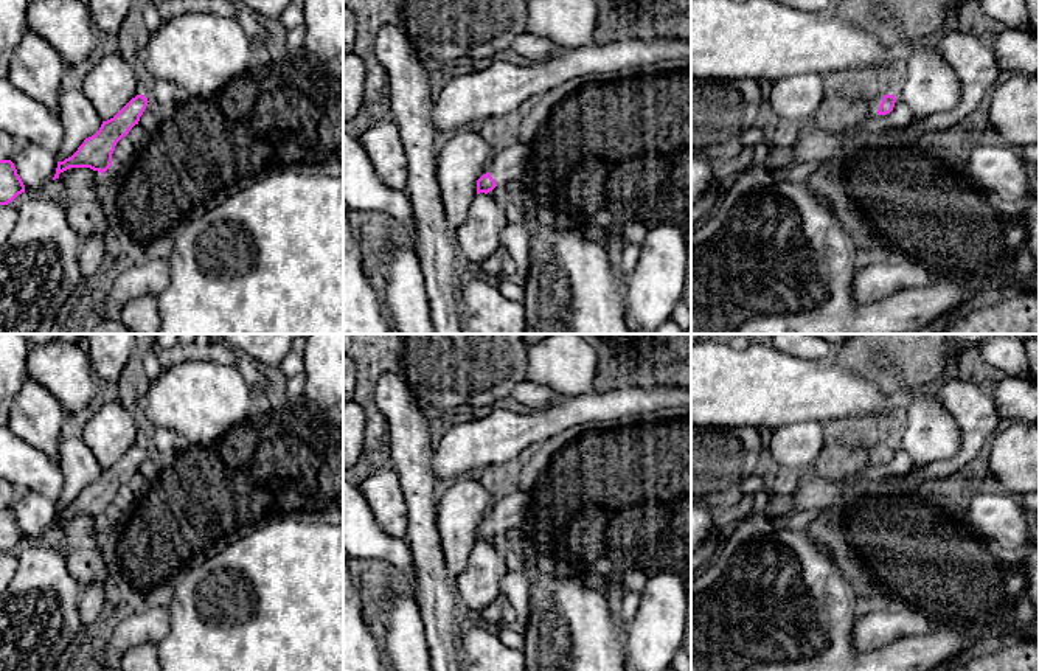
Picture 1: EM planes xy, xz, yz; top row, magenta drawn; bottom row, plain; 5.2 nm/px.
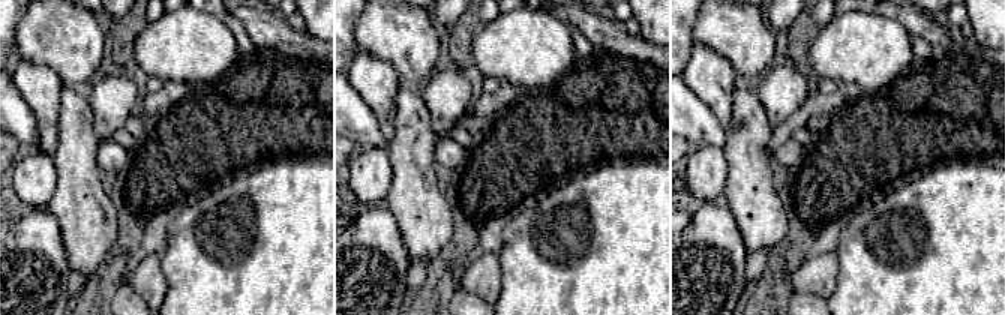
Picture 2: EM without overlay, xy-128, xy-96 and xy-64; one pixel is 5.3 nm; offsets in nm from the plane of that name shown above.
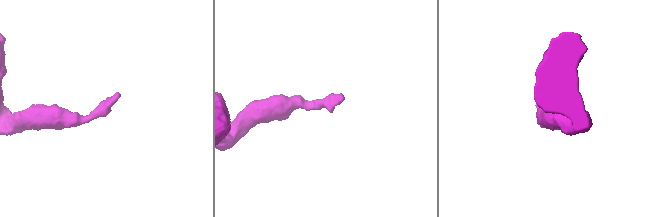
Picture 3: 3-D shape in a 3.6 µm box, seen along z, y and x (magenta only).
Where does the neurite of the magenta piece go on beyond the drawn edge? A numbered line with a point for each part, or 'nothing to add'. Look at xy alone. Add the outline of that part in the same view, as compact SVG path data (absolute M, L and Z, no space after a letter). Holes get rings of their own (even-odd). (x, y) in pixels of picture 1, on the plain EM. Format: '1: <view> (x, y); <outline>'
nothing to add

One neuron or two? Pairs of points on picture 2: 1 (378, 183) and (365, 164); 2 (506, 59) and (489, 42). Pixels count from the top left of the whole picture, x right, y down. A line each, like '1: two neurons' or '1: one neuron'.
1: one neuron
2: one neuron

